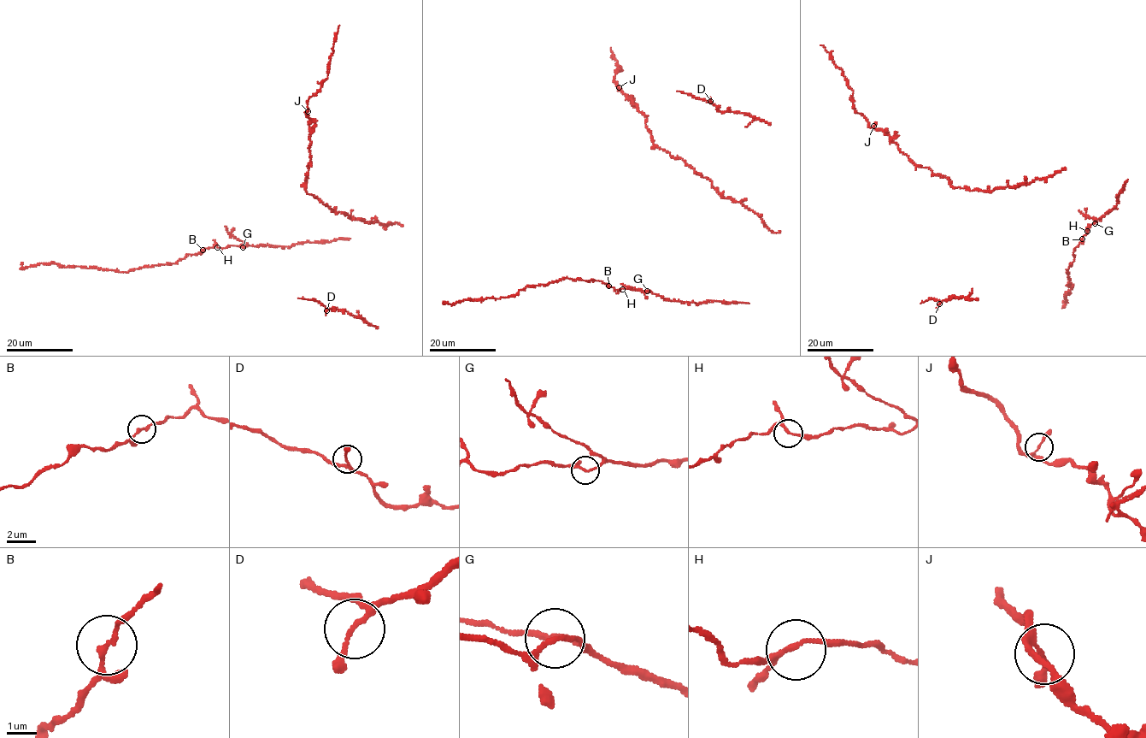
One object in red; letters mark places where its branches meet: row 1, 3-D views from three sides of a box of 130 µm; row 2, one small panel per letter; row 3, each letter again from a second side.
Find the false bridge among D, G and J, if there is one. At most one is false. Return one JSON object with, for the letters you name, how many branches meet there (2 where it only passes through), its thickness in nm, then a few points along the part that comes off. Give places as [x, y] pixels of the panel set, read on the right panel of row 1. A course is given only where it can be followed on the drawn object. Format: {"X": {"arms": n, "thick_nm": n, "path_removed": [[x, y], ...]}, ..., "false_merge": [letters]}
{"false_merge": []}

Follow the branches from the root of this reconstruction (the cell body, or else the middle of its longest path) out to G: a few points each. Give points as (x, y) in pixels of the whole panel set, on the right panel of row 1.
G: (1127, 180), (1123, 190), (1116, 197), (1116, 205), (1094, 223)

